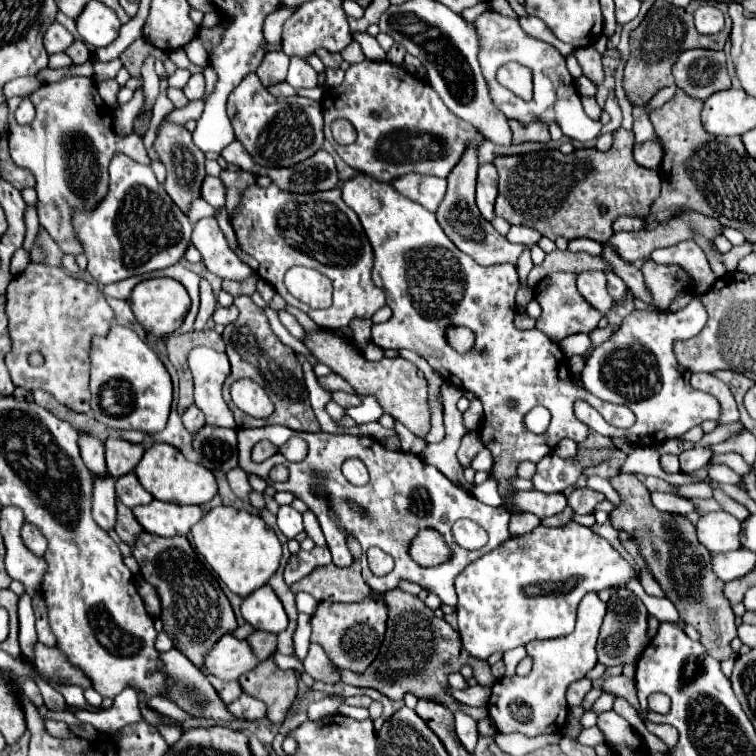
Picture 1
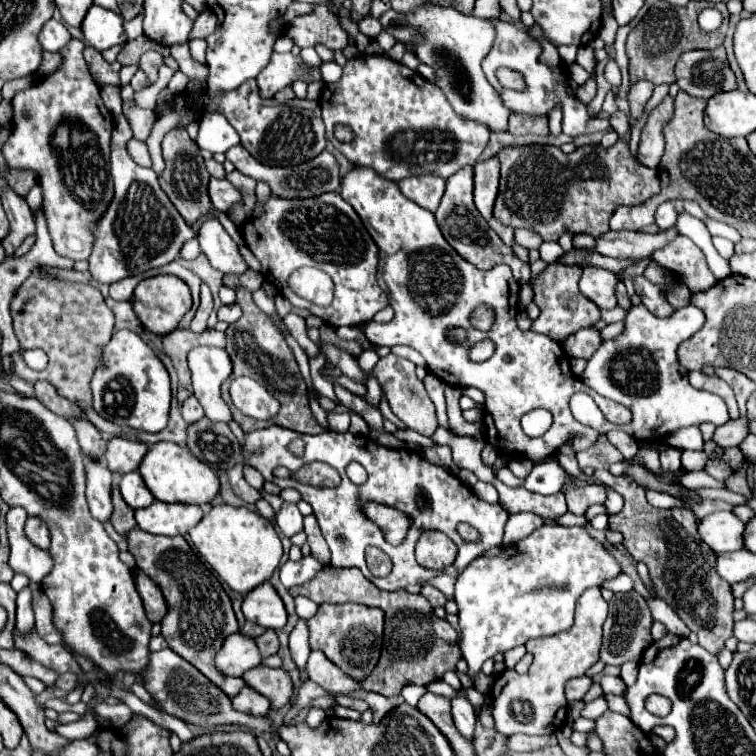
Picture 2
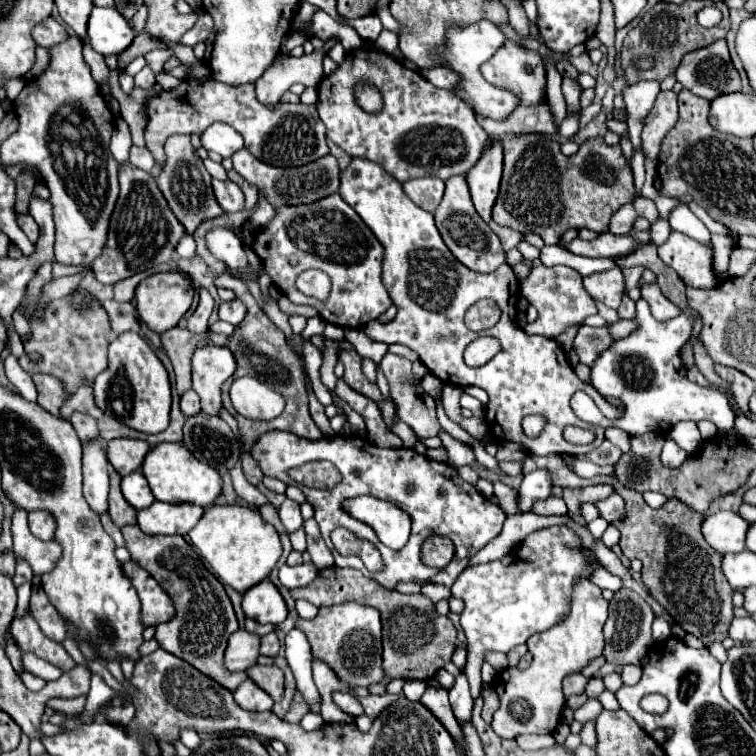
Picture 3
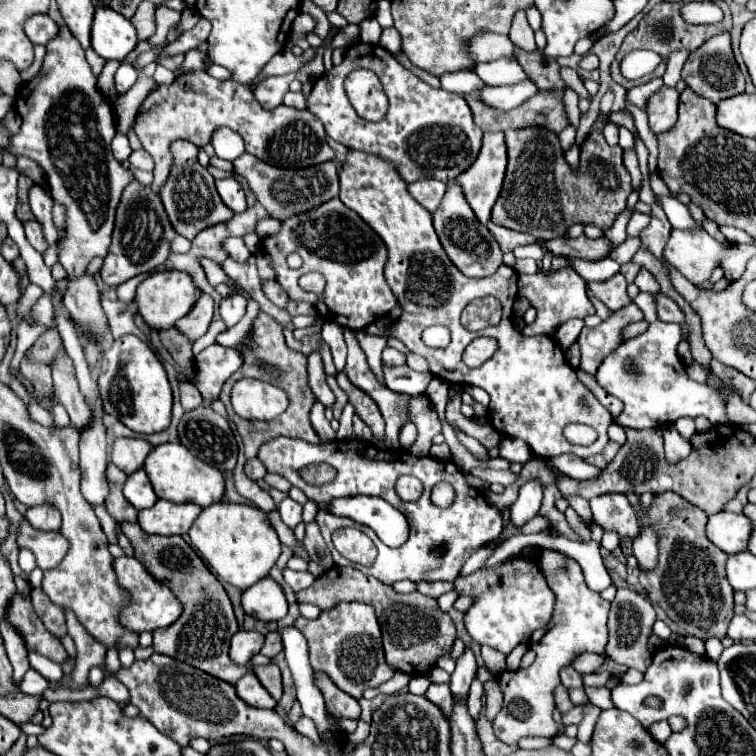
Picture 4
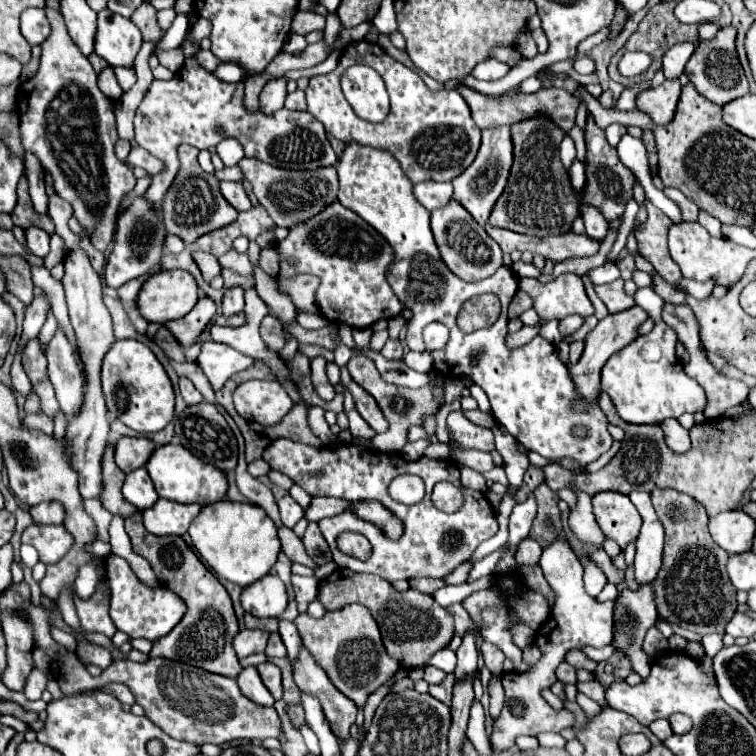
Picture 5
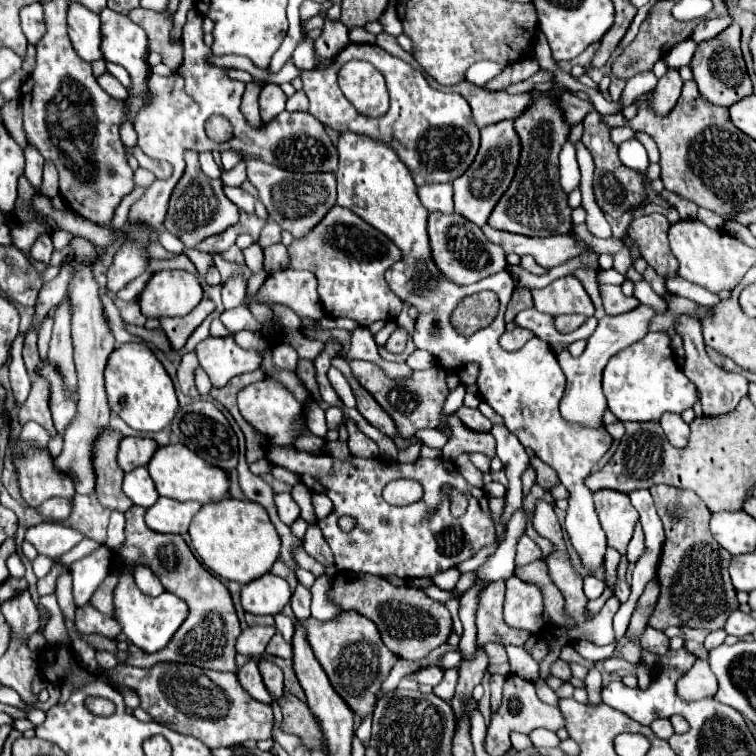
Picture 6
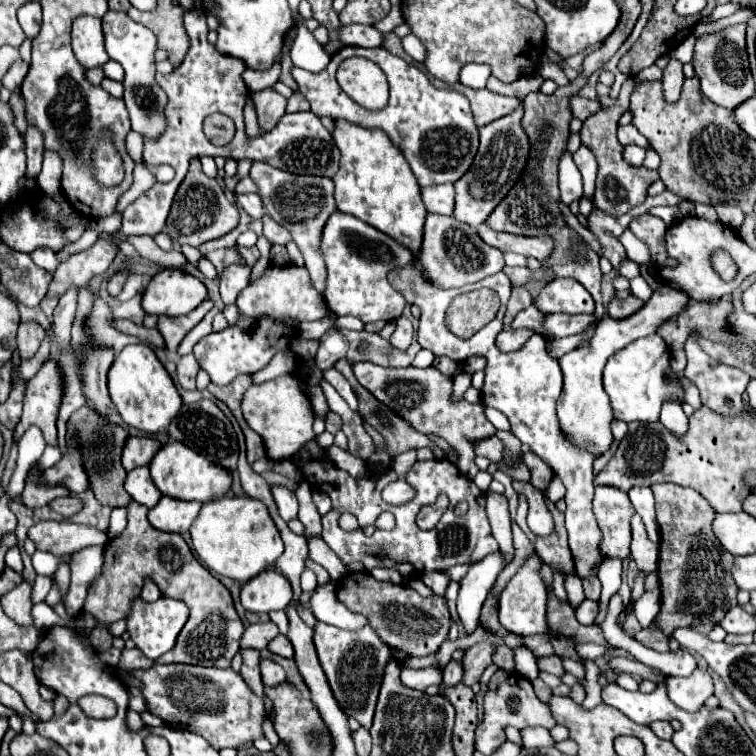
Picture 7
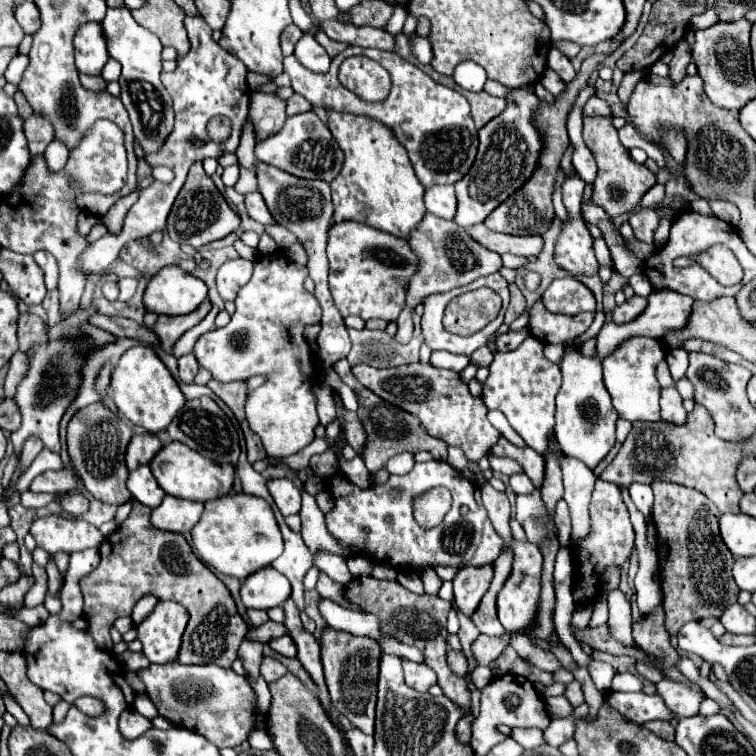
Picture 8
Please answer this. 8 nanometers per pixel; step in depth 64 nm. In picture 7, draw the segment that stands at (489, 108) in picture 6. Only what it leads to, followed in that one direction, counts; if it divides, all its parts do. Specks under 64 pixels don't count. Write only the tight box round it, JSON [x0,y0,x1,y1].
[444,84,522,126]

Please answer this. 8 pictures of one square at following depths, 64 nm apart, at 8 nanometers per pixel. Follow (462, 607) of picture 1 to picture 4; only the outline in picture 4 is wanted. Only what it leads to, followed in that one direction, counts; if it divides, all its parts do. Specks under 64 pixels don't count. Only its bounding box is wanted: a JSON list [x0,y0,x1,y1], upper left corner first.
[454,552,556,720]

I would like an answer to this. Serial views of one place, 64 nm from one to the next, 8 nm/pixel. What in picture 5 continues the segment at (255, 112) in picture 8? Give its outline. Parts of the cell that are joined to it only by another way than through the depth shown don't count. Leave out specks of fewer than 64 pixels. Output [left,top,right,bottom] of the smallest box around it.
[260,78,286,114]

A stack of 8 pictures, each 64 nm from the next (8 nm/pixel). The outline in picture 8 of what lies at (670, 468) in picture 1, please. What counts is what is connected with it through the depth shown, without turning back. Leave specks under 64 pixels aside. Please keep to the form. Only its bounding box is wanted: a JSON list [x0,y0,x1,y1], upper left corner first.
[660,388,686,424]

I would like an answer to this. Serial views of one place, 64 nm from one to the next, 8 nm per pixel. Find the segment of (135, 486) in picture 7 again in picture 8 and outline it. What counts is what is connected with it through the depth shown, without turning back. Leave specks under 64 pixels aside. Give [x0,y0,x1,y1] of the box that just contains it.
[126,466,166,508]

